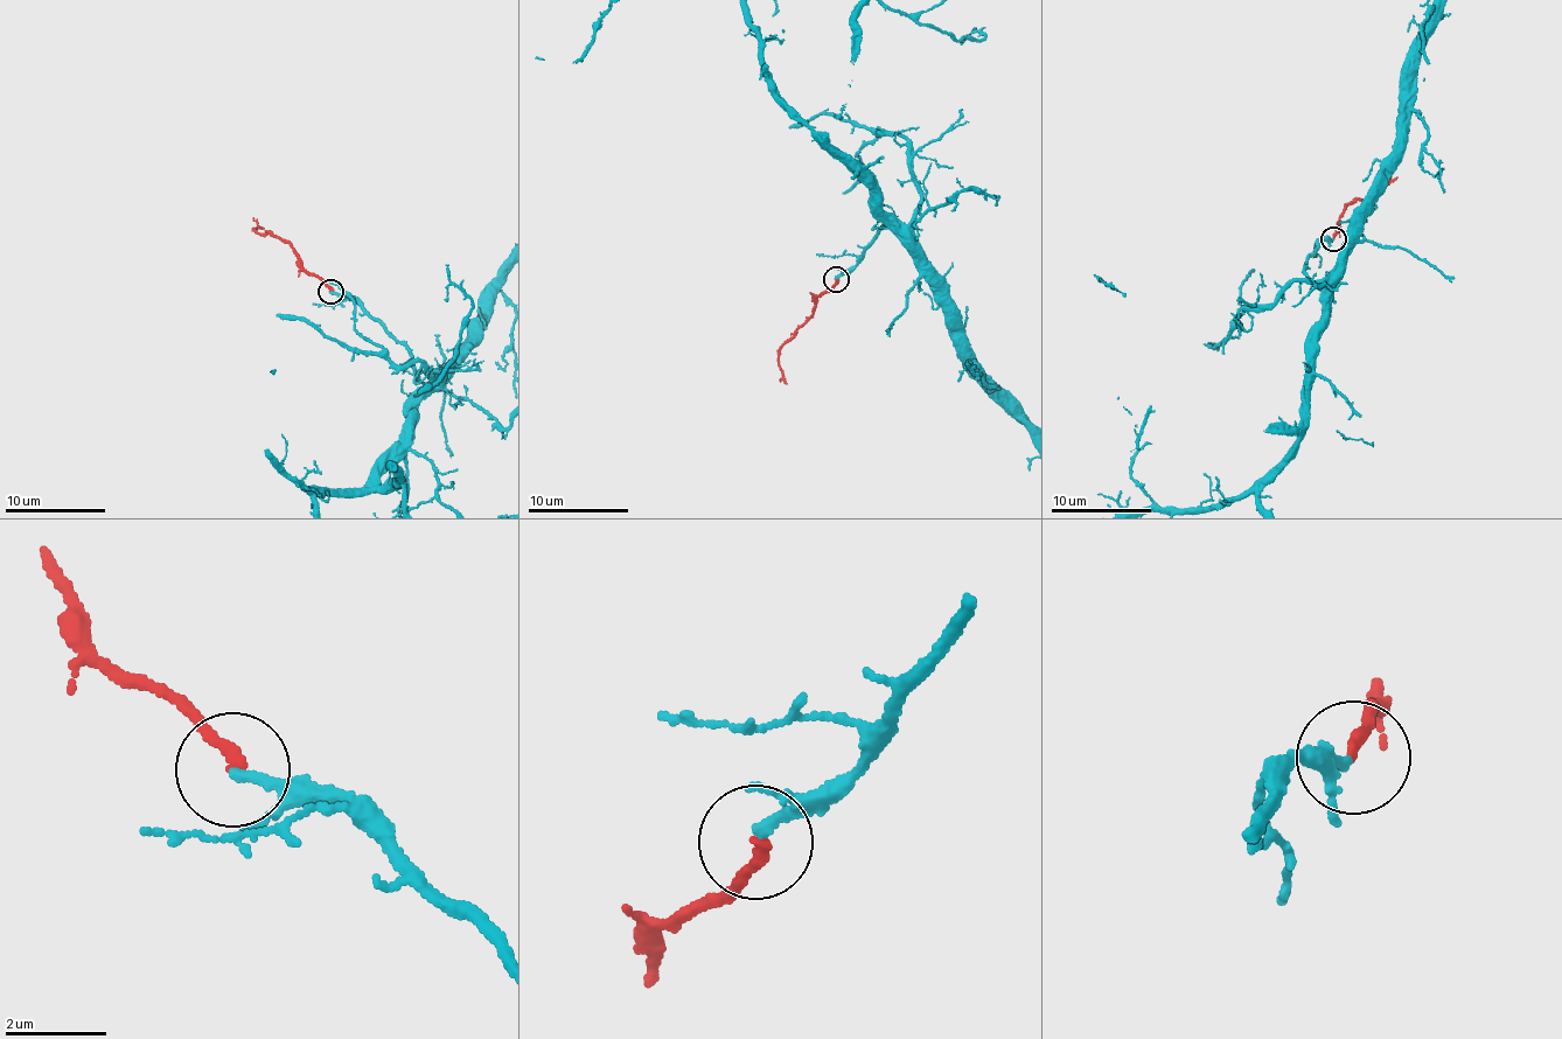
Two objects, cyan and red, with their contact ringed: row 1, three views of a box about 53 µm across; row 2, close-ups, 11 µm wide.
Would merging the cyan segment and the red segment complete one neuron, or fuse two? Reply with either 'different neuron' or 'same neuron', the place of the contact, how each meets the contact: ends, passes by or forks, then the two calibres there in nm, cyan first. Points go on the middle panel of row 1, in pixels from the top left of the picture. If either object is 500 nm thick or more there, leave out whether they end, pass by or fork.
same neuron; at (836, 279); cyan ends there; red ends there; 200 nm thick on the cyan side, 200 nm on the other

